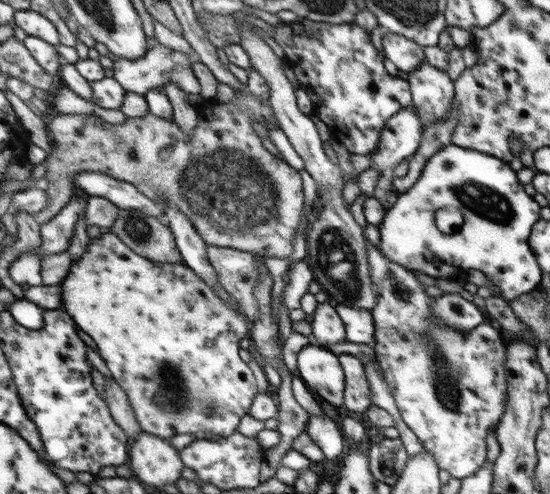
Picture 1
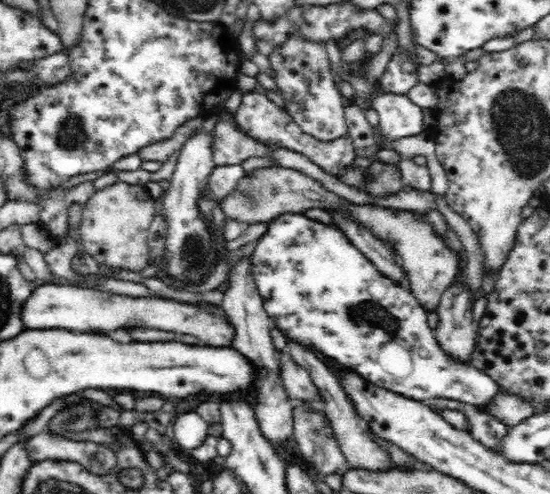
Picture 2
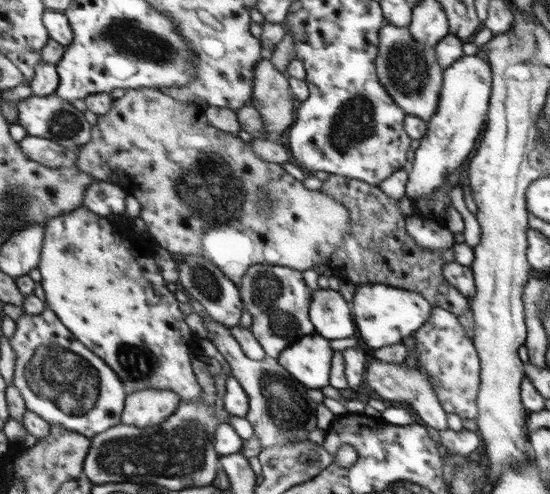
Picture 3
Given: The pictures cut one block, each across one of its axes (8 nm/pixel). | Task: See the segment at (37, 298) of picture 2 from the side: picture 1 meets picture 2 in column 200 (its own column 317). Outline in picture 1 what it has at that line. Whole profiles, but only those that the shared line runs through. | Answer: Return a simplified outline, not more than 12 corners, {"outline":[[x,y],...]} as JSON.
{"outline":[[331,301],[308,319],[319,347],[345,342],[345,329]]}

